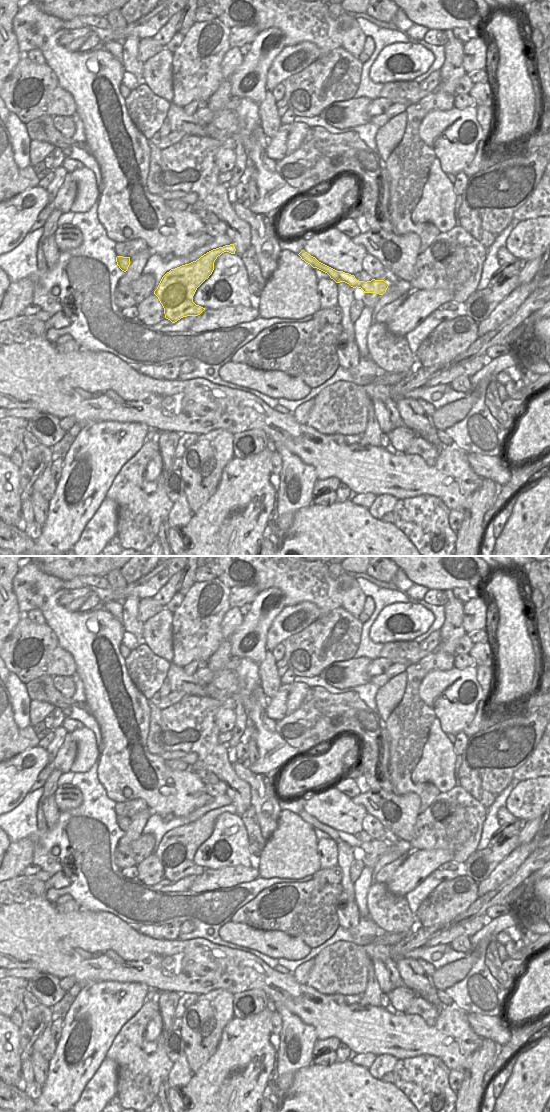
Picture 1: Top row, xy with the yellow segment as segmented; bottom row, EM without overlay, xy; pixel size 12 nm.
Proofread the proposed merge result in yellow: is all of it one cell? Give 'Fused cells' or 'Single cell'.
Fused cells

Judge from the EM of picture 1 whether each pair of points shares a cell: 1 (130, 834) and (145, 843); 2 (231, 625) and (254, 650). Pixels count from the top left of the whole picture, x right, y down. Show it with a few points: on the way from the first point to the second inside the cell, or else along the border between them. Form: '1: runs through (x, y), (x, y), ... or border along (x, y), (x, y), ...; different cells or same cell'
1: border along (142, 834), (129, 843), (117, 845); different cells
2: border along (243, 618), (230, 637), (229, 652); different cells

